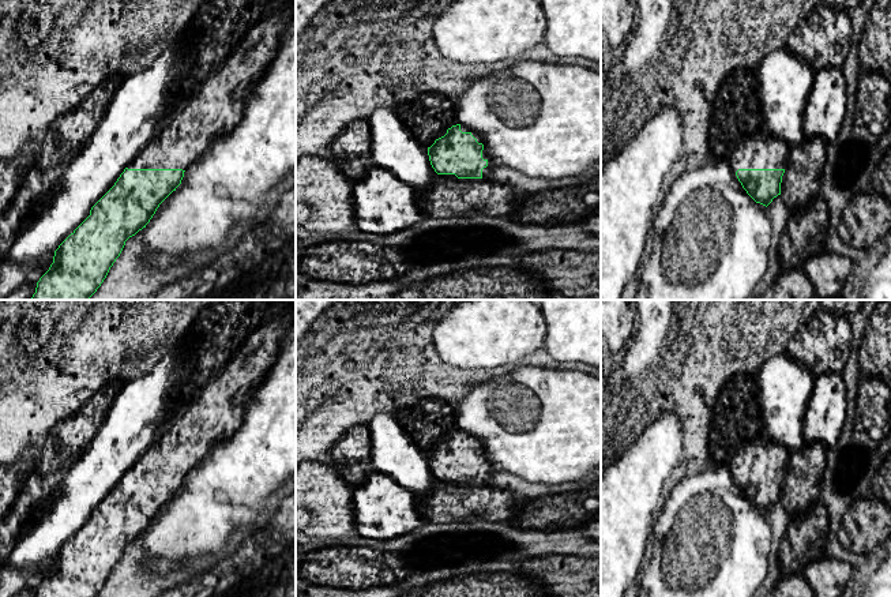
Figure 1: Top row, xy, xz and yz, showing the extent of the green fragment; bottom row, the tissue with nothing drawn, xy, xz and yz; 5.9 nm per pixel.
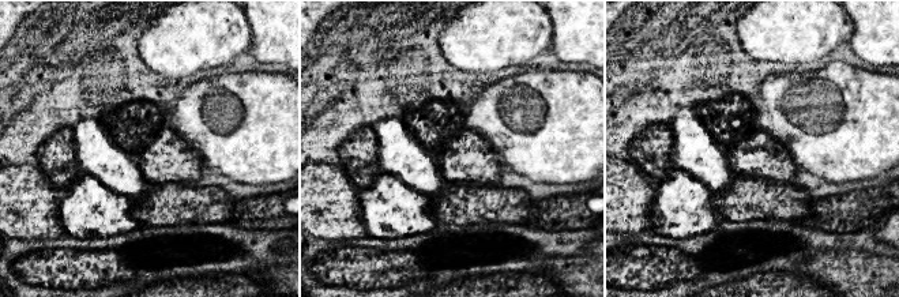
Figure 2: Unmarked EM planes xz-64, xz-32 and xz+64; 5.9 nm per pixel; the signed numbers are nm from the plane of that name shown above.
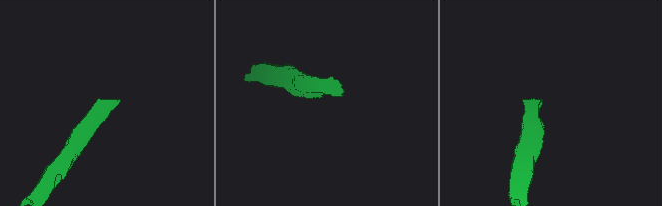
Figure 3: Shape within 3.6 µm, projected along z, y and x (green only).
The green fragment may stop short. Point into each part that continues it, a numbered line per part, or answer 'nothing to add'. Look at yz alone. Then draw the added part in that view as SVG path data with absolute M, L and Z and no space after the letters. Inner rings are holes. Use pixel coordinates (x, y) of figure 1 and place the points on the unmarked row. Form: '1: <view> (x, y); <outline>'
1: yz (759, 455); M764 433L745 440L729 462L736 480L738 474L785 474L787 450L771 442Z

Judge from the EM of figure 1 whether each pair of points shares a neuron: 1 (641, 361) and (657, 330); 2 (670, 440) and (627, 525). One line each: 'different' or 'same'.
1: same
2: same

